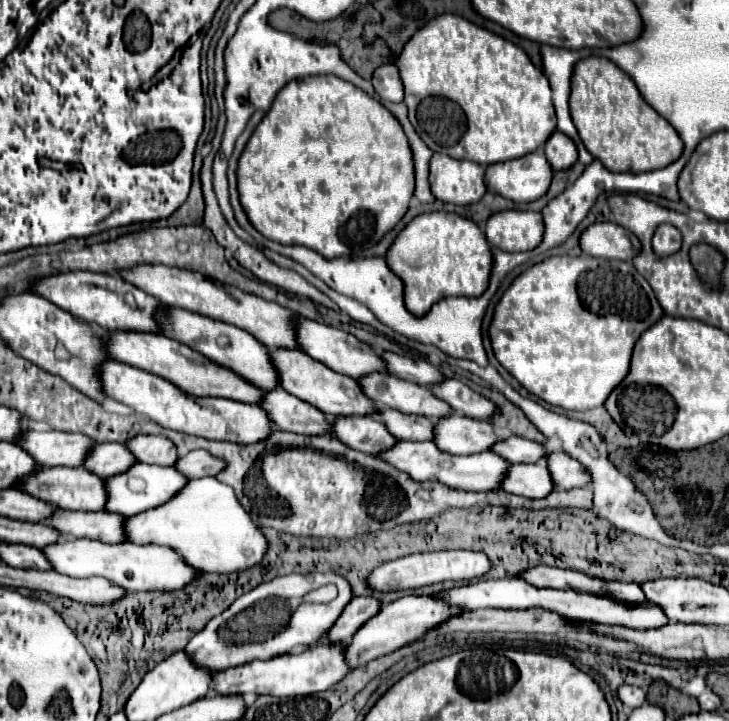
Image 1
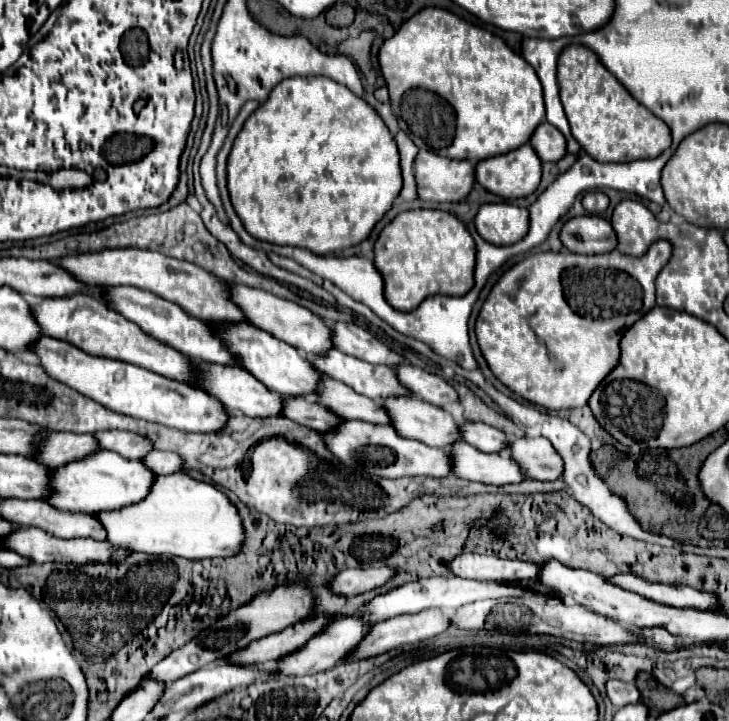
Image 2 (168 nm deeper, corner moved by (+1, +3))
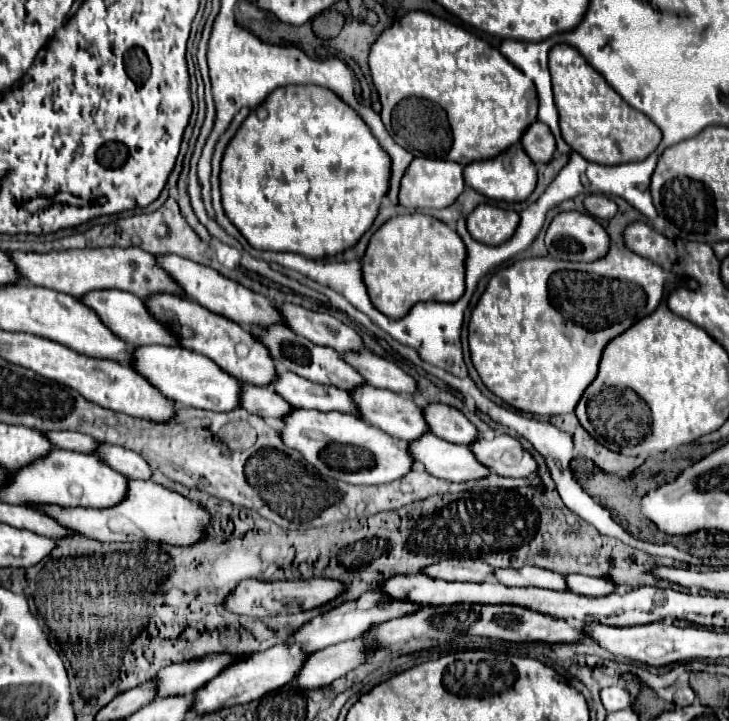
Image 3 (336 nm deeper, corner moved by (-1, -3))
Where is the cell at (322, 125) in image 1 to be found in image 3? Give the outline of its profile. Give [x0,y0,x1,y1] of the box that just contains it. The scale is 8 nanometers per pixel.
[219,85,391,259]

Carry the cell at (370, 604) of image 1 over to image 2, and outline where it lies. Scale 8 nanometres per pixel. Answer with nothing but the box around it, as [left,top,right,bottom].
[229,613,335,665]

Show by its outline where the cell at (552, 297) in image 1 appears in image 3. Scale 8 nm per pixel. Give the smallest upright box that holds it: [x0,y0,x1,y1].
[471,245,675,415]

